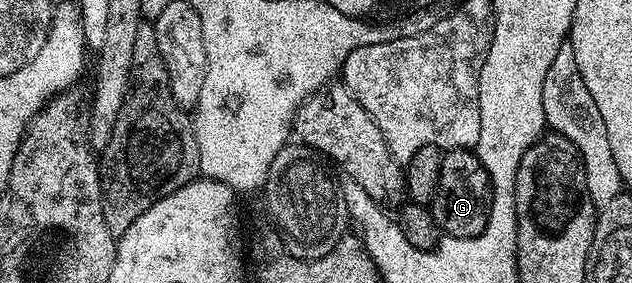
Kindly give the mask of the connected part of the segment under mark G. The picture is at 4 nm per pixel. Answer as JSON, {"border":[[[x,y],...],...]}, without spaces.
{"border":[[[447,150],[442,153],[439,184],[431,203],[434,220],[442,235],[451,238],[474,238],[487,228],[489,209],[493,199],[487,168],[473,150]]]}

